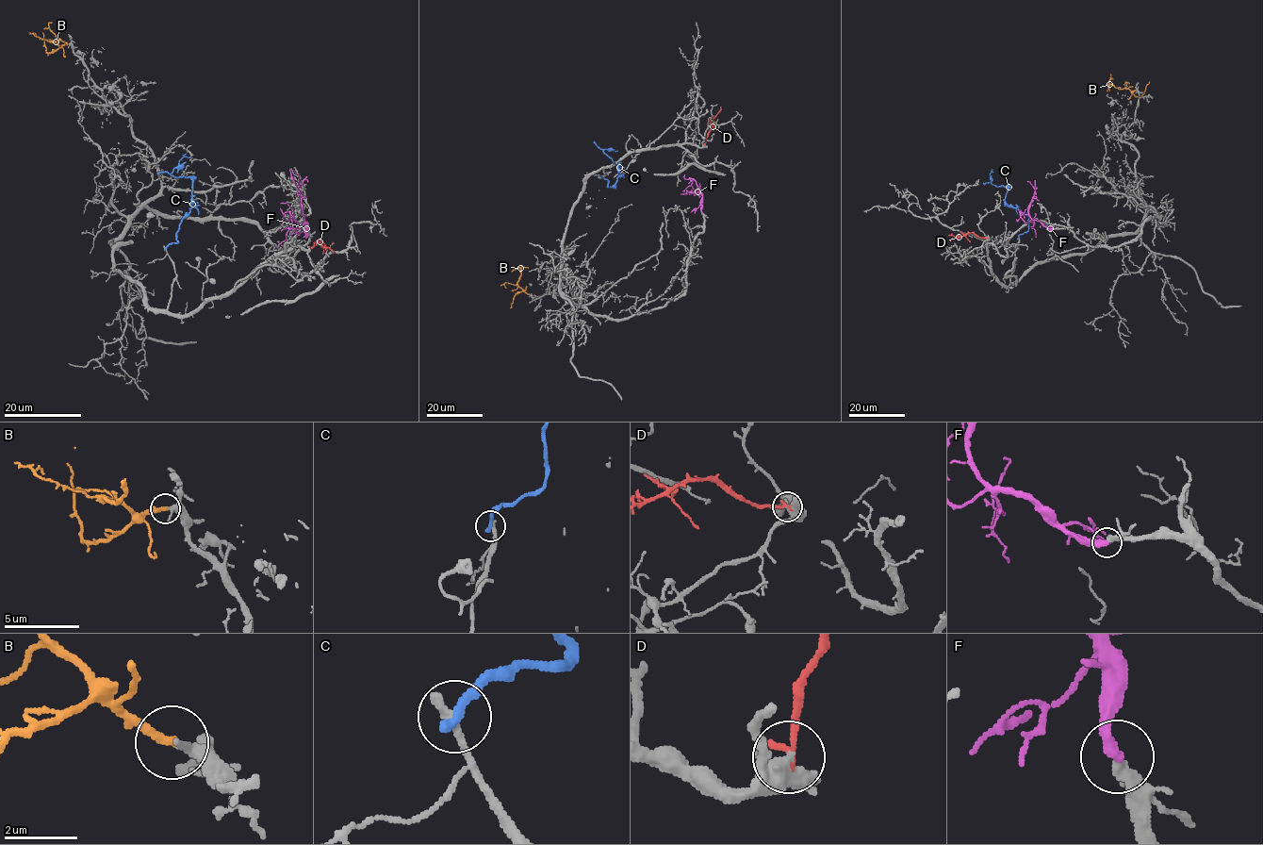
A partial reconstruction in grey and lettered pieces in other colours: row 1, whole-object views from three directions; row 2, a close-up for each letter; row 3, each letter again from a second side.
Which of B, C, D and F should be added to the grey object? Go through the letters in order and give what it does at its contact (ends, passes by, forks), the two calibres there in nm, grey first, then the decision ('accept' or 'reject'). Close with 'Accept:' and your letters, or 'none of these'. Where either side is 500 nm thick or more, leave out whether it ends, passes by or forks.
B: it ends; calibres 280 and 260 nm; accept
C: it ends; calibres 320 and 320 nm; reject
D: it ends; calibres 400 and 220 nm; accept
F: it ends; calibres 360 and 340 nm; accept
Accept: B, D, F

